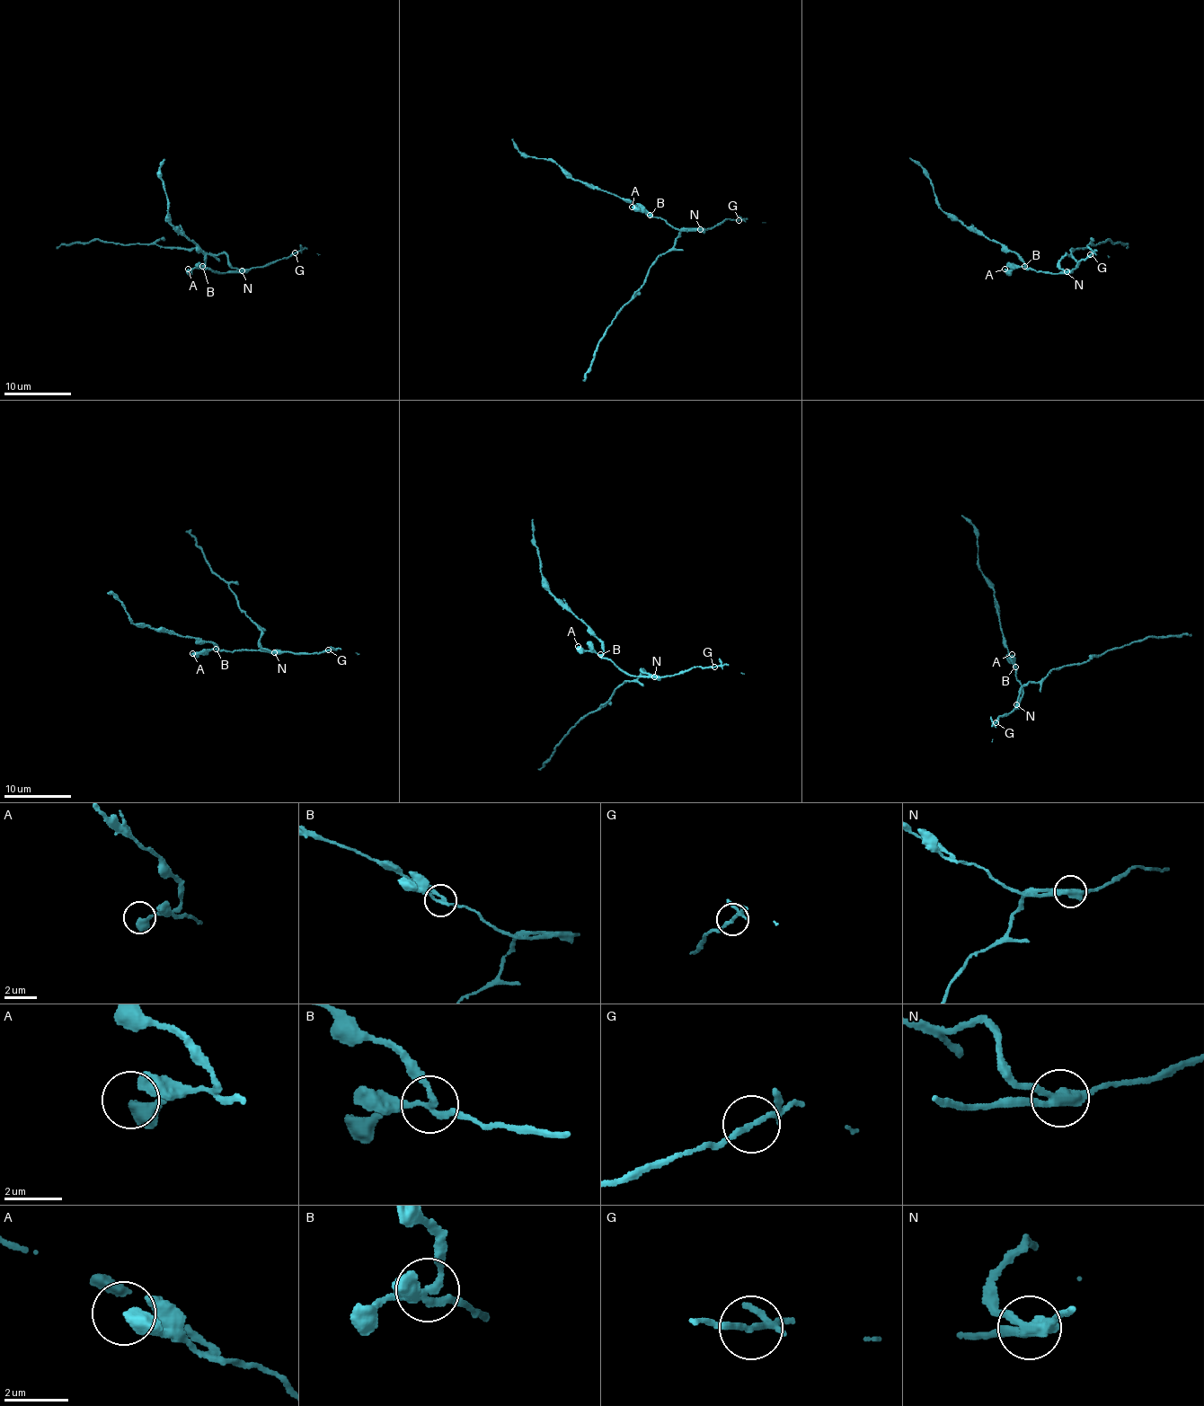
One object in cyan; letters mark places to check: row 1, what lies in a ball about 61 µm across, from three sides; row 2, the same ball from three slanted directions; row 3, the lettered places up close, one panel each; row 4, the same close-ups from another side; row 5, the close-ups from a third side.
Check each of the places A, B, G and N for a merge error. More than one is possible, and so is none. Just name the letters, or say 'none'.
B, N

